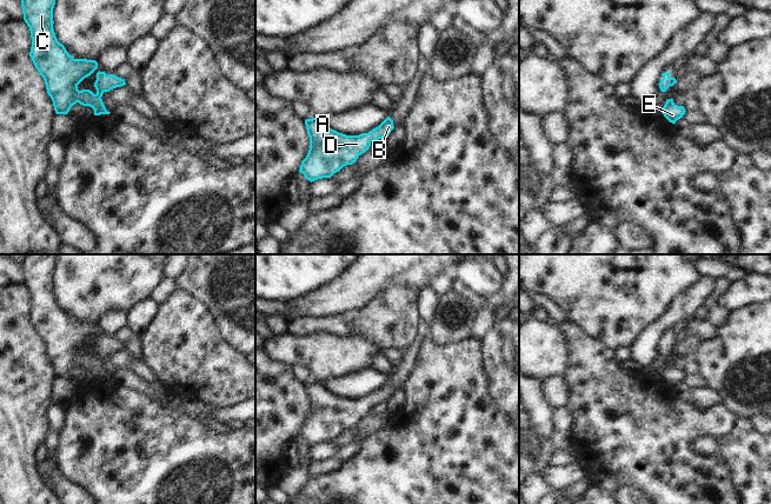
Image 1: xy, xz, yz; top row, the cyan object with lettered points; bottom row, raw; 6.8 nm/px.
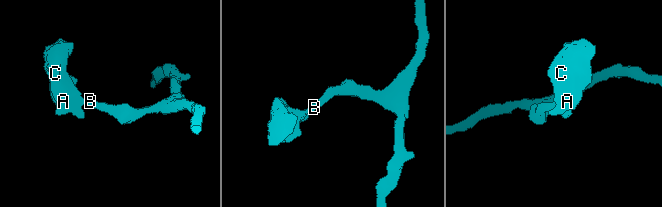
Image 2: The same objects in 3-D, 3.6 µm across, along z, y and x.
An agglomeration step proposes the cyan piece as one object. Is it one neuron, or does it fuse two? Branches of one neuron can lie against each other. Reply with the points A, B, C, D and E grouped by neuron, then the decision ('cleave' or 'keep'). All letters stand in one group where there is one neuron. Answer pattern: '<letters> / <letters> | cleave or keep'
A B C D E | keep

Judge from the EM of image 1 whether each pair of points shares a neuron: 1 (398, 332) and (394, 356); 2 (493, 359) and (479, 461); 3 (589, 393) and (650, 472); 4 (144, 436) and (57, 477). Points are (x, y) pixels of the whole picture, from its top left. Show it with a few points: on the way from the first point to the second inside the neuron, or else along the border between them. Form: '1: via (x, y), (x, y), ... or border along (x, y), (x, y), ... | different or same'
1: border along (385, 349), (397, 349), (400, 351) | different
2: border along (482, 364), (487, 391), (505, 413) | different
3: via (604, 413), (640, 452) | same
4: border along (54, 459), (58, 470), (85, 490) | different

